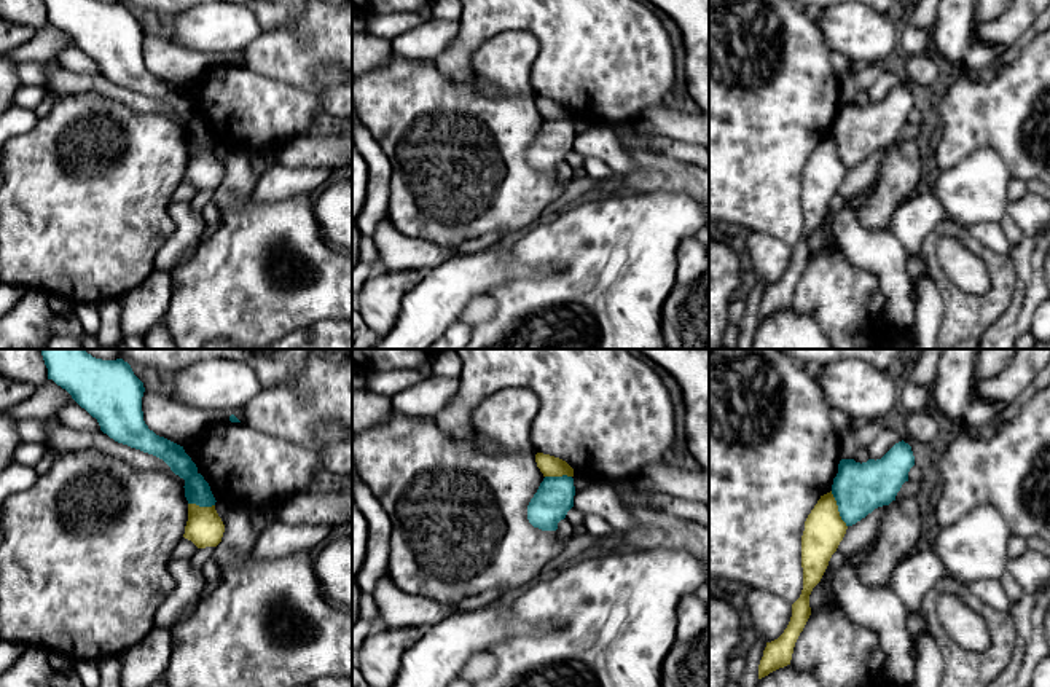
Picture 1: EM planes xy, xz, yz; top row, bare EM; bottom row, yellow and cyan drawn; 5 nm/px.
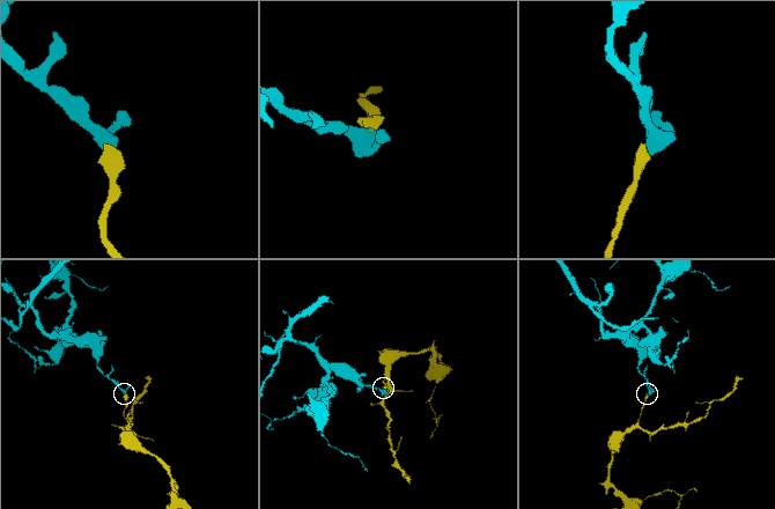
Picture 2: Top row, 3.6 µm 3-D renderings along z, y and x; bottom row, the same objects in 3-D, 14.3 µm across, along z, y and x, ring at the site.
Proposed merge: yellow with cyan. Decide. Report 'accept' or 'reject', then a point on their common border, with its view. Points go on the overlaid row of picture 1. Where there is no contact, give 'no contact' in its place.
reject; meets yellow in yz at (837, 509)

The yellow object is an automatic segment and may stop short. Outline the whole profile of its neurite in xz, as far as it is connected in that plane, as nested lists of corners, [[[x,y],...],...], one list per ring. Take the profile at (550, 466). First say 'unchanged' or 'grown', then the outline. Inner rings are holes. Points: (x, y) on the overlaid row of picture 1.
unchanged | [[[537,453],[535,454],[535,462],[543,477],[574,477],[574,469],[562,459]]]

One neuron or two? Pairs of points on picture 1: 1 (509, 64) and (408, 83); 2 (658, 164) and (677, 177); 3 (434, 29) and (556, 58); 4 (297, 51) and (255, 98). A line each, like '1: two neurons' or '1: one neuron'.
1: one neuron
2: one neuron
3: two neurons
4: two neurons

